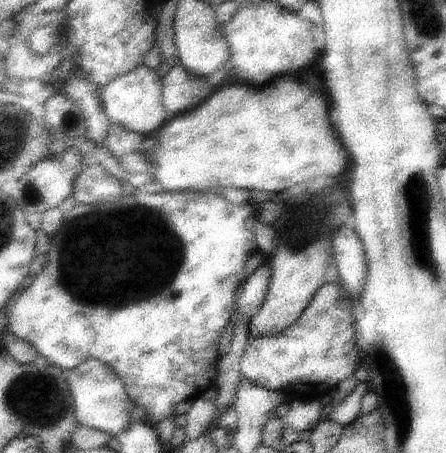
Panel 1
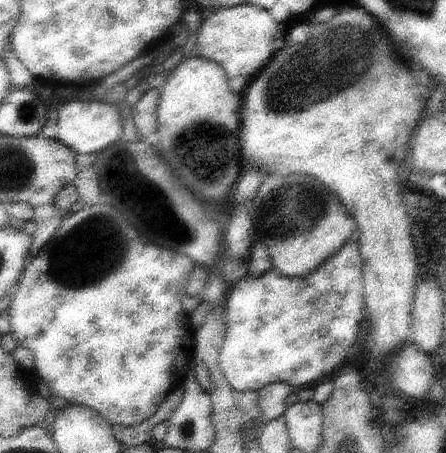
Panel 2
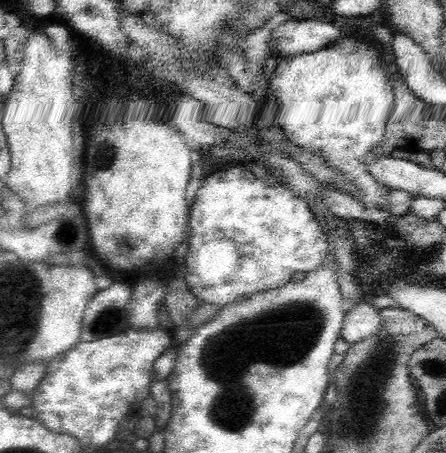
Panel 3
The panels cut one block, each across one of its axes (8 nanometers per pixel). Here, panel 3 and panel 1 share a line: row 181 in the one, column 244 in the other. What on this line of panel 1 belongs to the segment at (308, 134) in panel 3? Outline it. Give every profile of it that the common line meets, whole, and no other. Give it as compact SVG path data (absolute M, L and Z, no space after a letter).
M331 282L323 284L317 292L315 298L307 304L307 308L301 312L301 316L285 328L281 334L265 334L265 336L249 336L245 354L241 360L241 374L267 390L279 390L287 398L321 398L325 400L341 380L351 378L355 370L361 366L361 354L357 348L357 330L355 330L355 318L353 310L349 304L351 298L347 298L345 288L341 282Z

